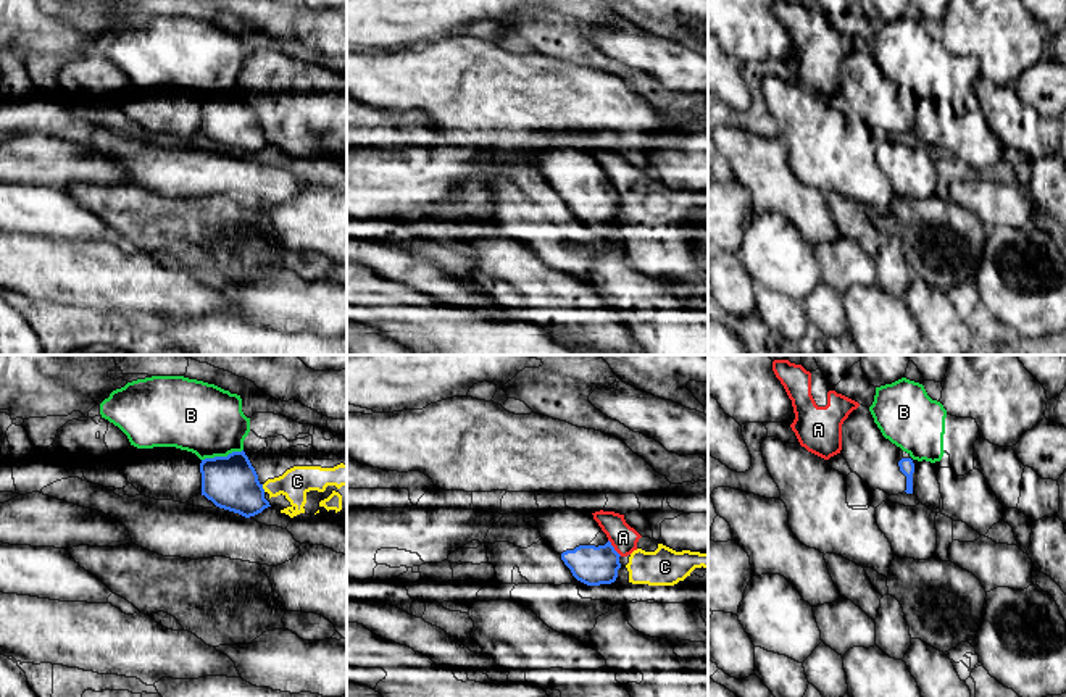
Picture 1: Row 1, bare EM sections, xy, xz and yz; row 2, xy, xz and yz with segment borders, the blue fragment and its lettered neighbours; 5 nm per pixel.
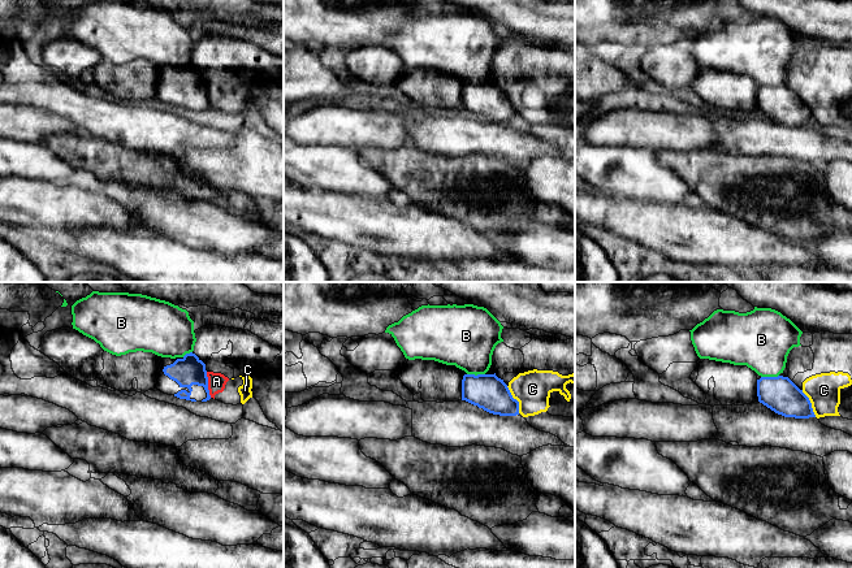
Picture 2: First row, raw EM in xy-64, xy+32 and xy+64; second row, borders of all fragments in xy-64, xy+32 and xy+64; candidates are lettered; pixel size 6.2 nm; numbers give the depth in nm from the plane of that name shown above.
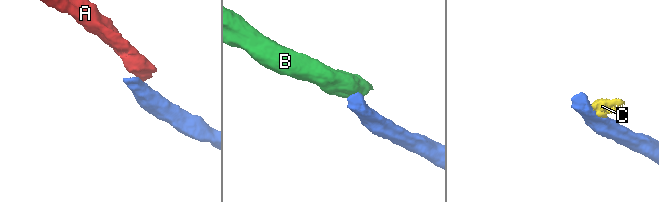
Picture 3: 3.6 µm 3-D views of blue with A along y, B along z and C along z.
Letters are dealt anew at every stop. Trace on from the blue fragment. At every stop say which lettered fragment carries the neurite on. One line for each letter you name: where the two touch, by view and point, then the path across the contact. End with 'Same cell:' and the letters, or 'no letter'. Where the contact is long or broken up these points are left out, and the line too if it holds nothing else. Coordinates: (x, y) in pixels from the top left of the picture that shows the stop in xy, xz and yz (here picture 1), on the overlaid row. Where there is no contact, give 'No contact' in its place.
Same cell: no letter

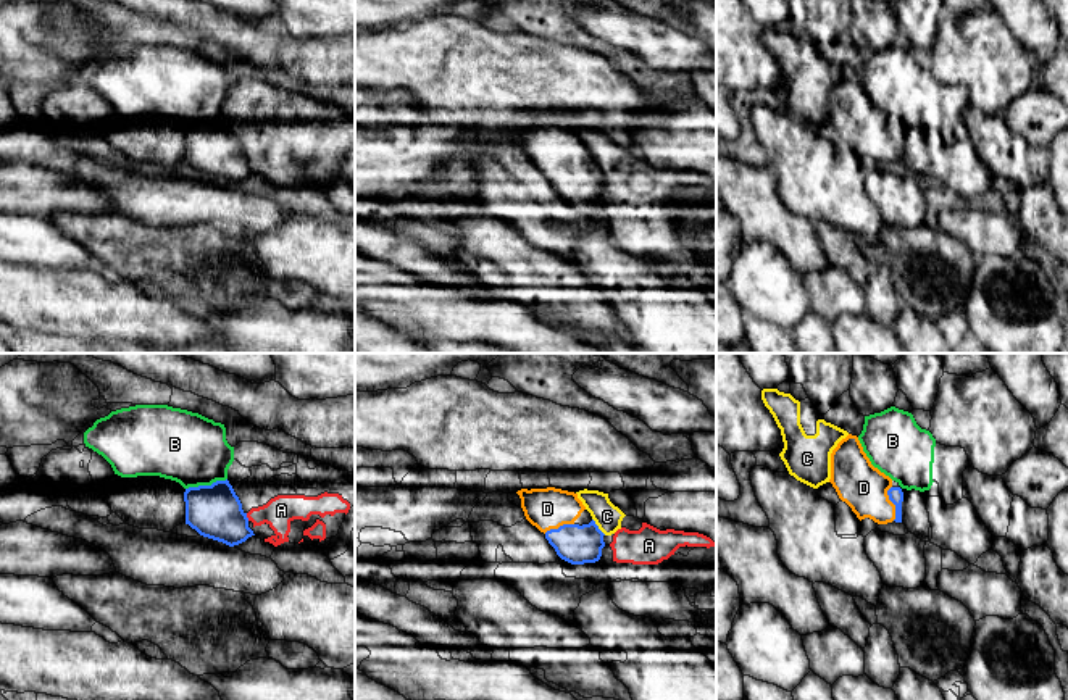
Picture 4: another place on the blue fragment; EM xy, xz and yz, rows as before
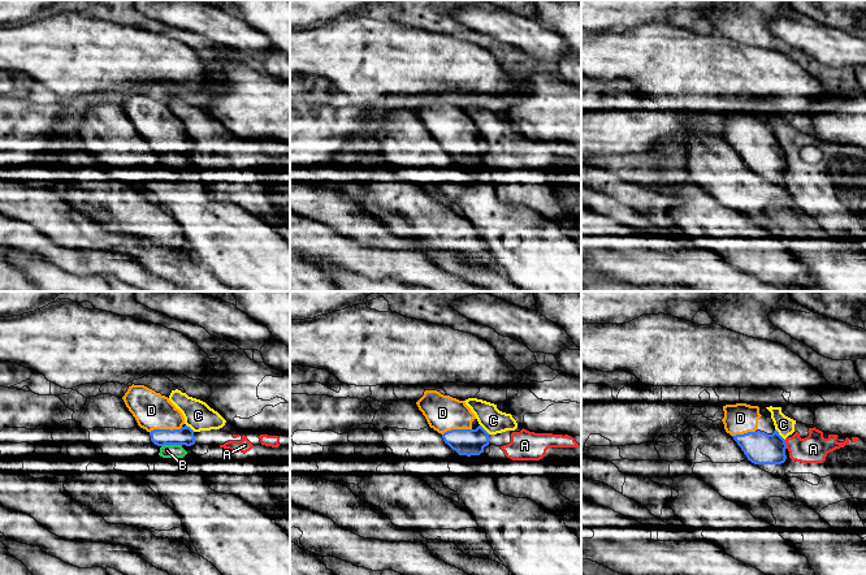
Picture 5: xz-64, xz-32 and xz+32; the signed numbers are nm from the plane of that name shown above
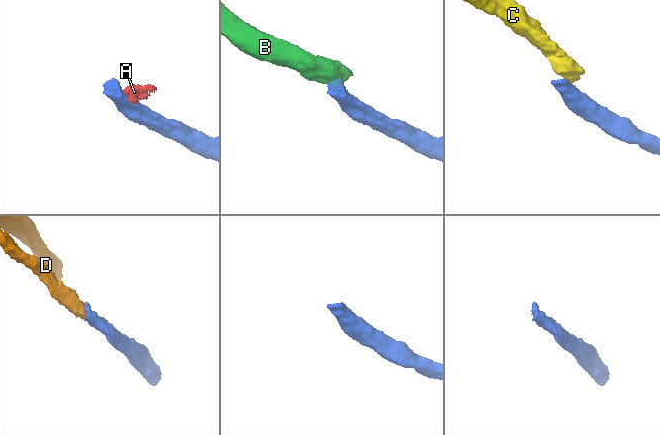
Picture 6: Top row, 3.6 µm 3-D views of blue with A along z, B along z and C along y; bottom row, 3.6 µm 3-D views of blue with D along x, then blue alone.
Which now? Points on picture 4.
D: Touches blue at yz (892, 502)
Same cell: D

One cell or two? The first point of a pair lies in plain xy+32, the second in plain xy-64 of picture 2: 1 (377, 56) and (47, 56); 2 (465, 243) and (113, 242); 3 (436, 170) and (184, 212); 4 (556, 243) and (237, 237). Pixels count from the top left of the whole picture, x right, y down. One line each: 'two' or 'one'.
1: one
2: two
3: two
4: one

